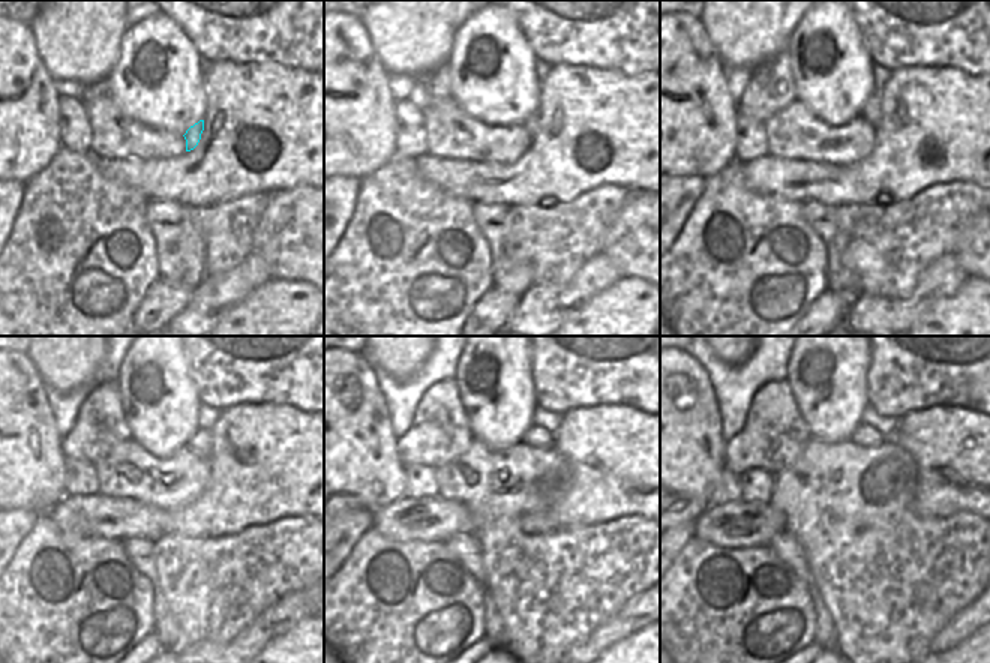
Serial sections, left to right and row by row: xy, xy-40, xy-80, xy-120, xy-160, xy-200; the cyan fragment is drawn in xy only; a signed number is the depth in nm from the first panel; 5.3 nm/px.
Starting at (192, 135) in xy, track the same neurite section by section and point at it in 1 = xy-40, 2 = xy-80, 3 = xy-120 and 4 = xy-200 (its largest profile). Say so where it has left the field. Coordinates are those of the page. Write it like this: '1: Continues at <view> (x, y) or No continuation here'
1: Continues at xy-40 (531, 125)
2: Continues at xy-80 (872, 110)
3: Continues at xy-120 (201, 443)
4: Continues at xy-200 (864, 435)

